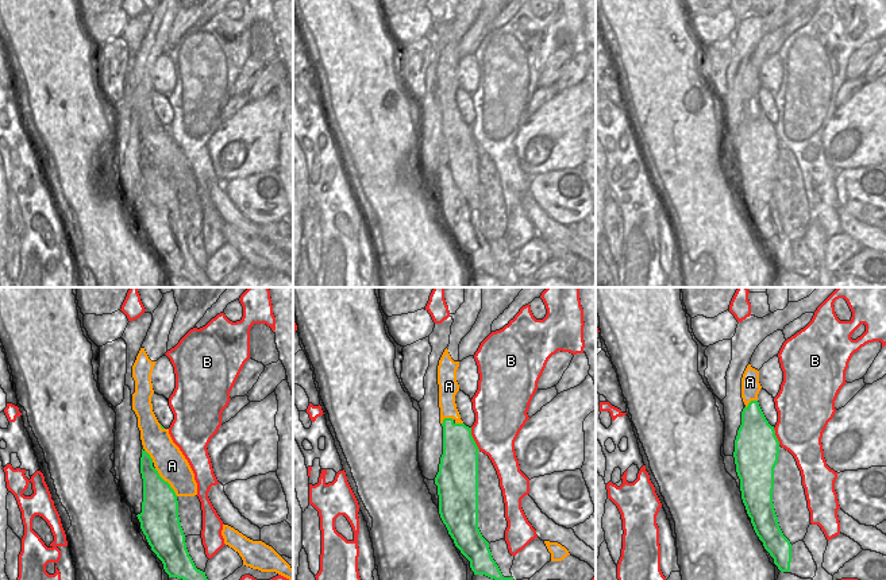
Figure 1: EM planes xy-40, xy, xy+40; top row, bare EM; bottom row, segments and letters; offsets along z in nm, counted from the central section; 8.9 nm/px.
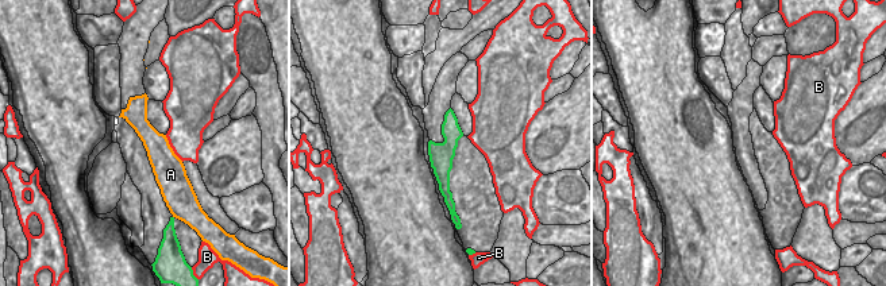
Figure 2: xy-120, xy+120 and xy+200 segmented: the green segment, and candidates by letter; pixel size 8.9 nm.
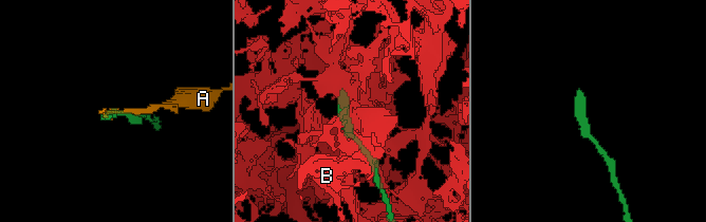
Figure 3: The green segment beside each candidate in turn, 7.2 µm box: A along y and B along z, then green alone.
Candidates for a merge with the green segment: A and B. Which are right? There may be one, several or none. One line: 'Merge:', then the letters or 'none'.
Merge: none

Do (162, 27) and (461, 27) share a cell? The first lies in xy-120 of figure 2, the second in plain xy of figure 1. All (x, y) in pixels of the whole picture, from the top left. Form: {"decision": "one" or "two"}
{"decision": "one"}

